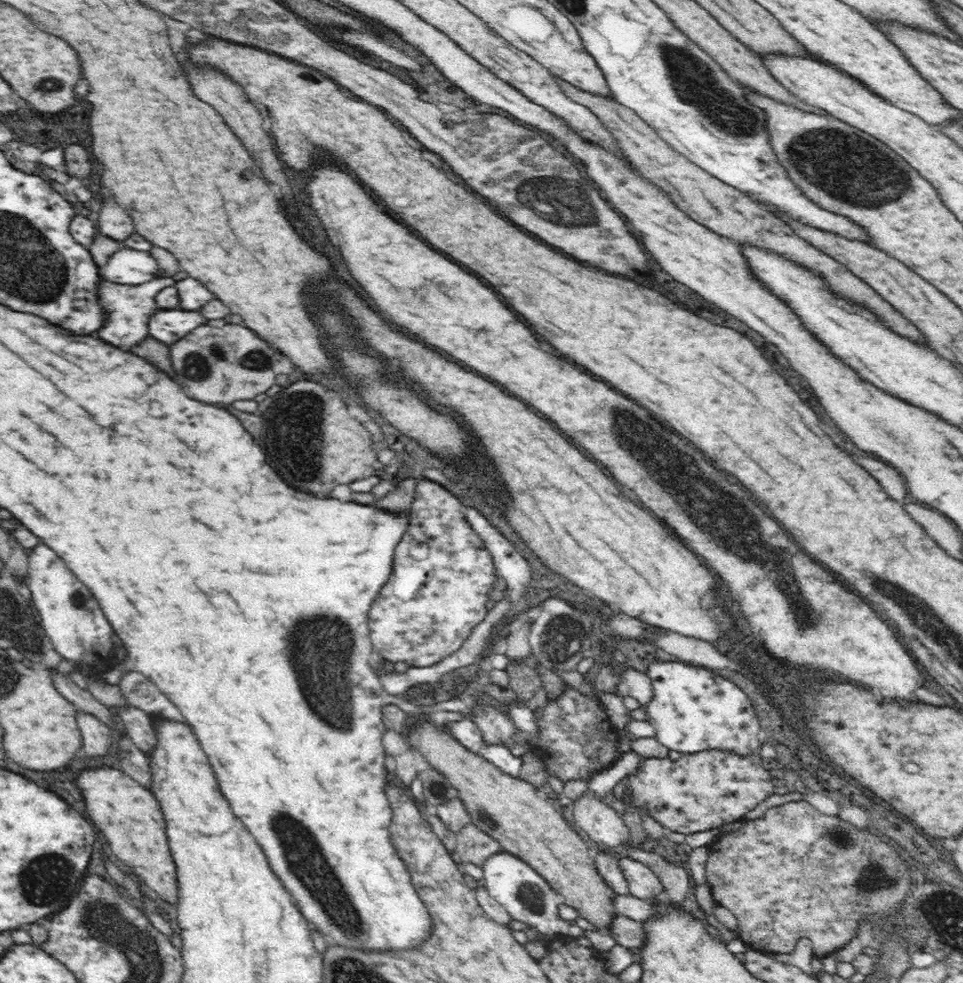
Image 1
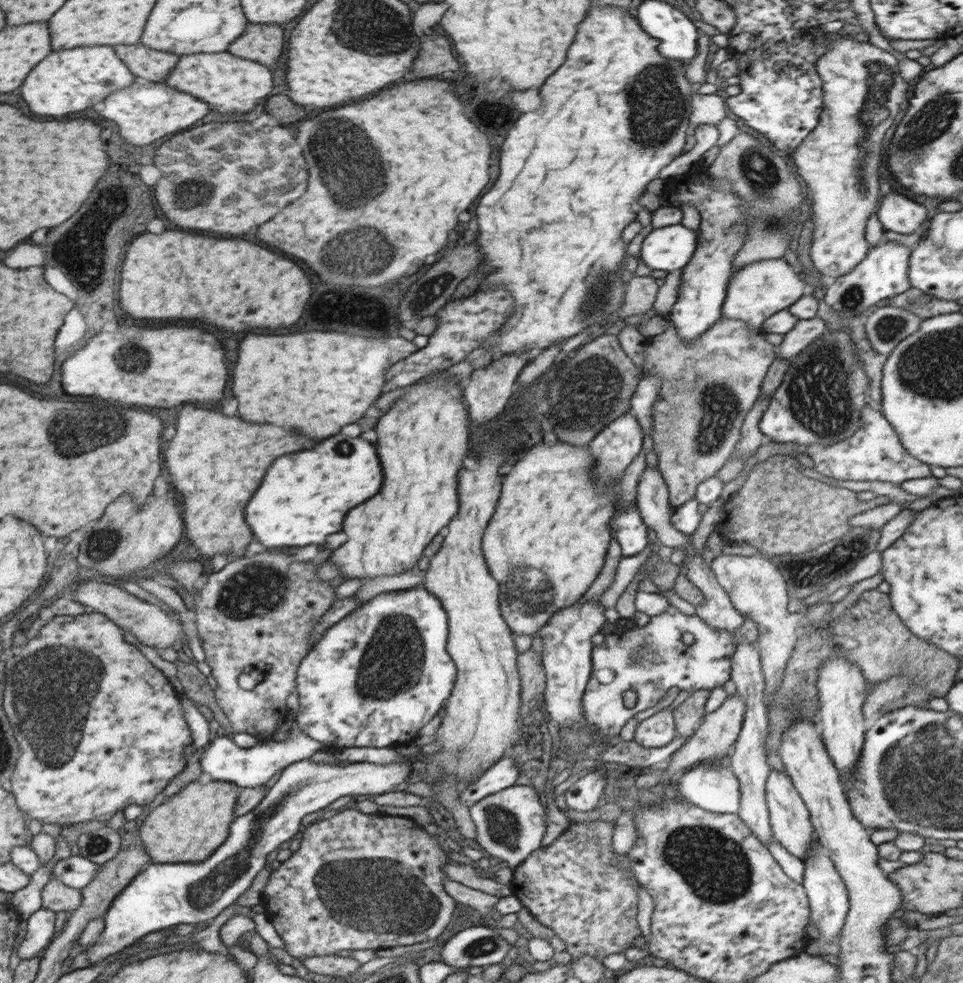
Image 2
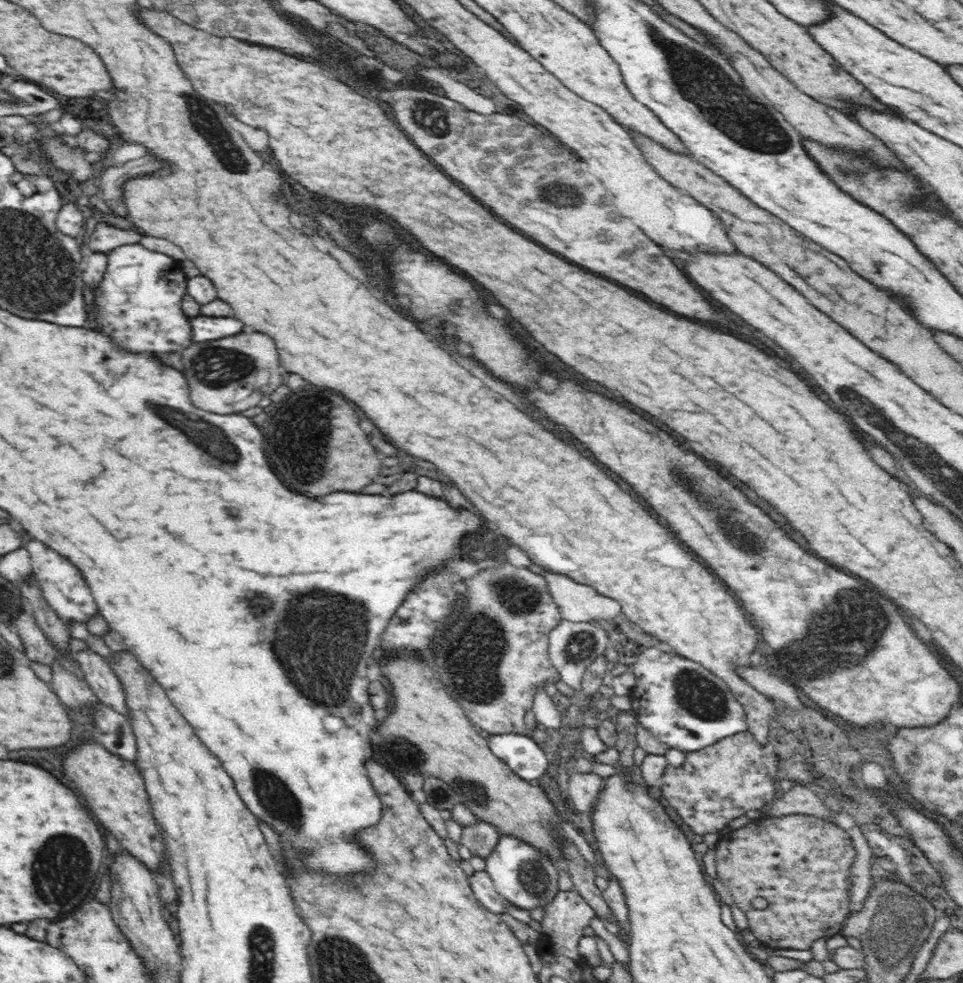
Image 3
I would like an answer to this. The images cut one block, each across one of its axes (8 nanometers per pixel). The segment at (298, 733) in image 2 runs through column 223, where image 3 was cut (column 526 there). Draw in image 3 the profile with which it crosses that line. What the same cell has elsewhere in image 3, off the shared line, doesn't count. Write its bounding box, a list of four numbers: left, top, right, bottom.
[486,734,547,783]

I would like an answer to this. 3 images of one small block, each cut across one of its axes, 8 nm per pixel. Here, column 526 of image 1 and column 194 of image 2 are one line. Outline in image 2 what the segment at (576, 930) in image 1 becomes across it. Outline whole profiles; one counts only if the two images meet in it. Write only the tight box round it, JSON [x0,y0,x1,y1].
[86,759,410,966]

